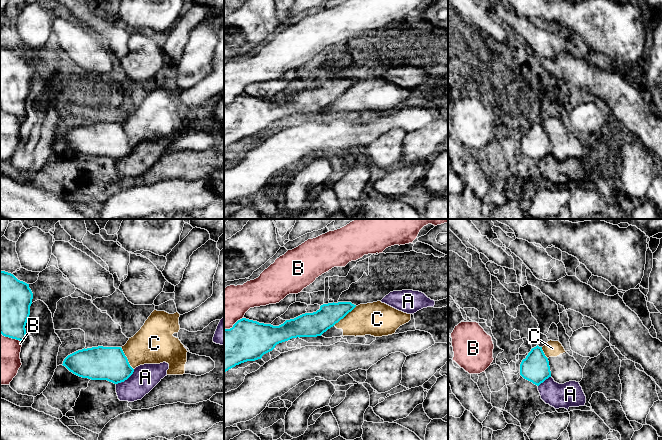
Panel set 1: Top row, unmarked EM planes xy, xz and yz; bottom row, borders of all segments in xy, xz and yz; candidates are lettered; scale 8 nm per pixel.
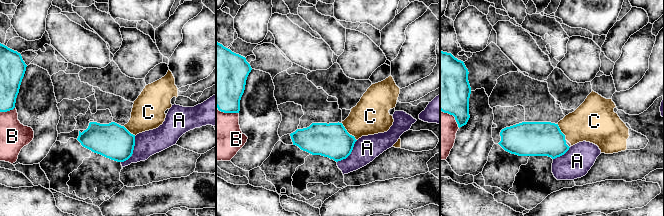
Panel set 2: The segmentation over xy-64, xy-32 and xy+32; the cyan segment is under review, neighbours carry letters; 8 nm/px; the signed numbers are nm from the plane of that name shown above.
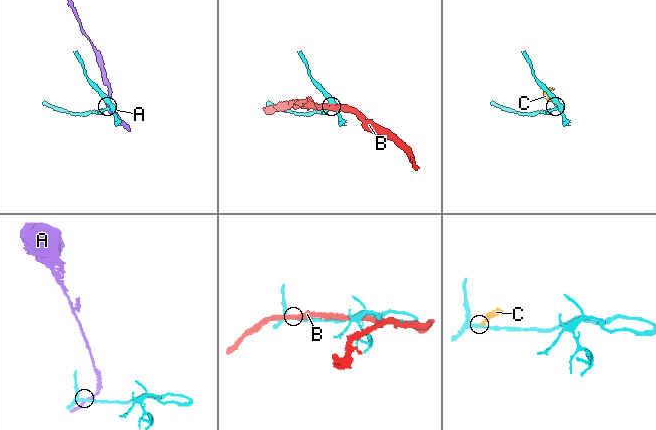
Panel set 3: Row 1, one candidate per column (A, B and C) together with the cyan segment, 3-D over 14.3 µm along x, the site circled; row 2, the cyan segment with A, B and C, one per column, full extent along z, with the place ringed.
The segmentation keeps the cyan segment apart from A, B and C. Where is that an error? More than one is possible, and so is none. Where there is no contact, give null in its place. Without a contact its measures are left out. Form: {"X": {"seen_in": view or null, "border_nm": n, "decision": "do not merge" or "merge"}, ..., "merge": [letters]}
{"A": {"seen_in": "xy", "border_nm": 200, "decision": "do not merge"}, "B": {"seen_in": "xy", "border_nm": 200, "decision": "do not merge"}, "C": {"seen_in": "xz", "border_nm": 240, "decision": "do not merge"}, "merge": []}

